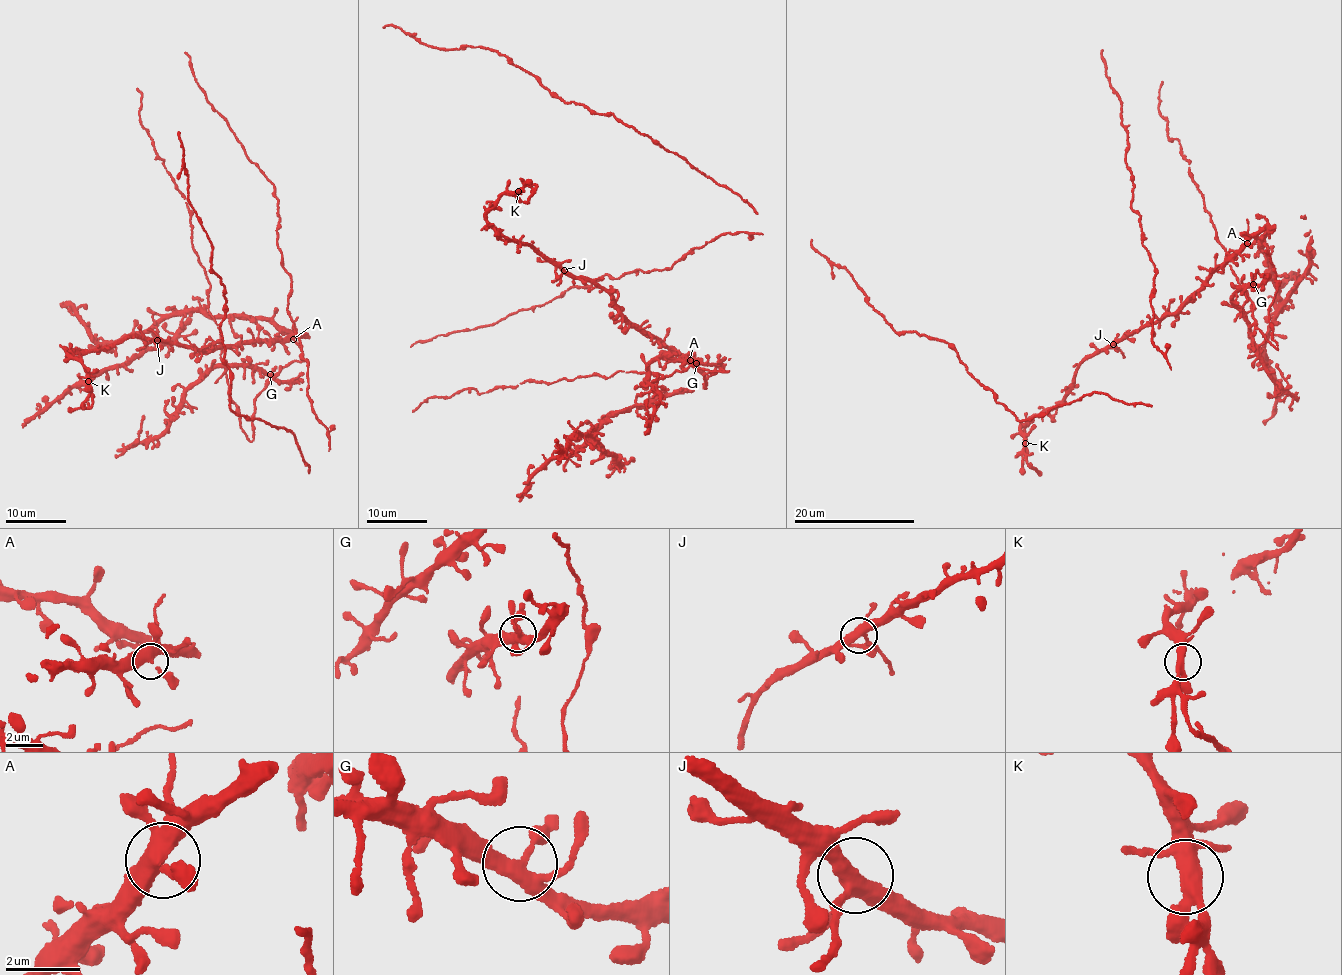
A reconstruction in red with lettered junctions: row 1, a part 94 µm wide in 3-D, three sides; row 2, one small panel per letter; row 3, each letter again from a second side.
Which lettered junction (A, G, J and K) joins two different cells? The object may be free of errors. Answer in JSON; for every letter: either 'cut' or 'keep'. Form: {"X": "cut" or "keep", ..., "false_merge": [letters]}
{"A": "keep", "G": "keep", "J": "keep", "K": "keep", "false_merge": []}

